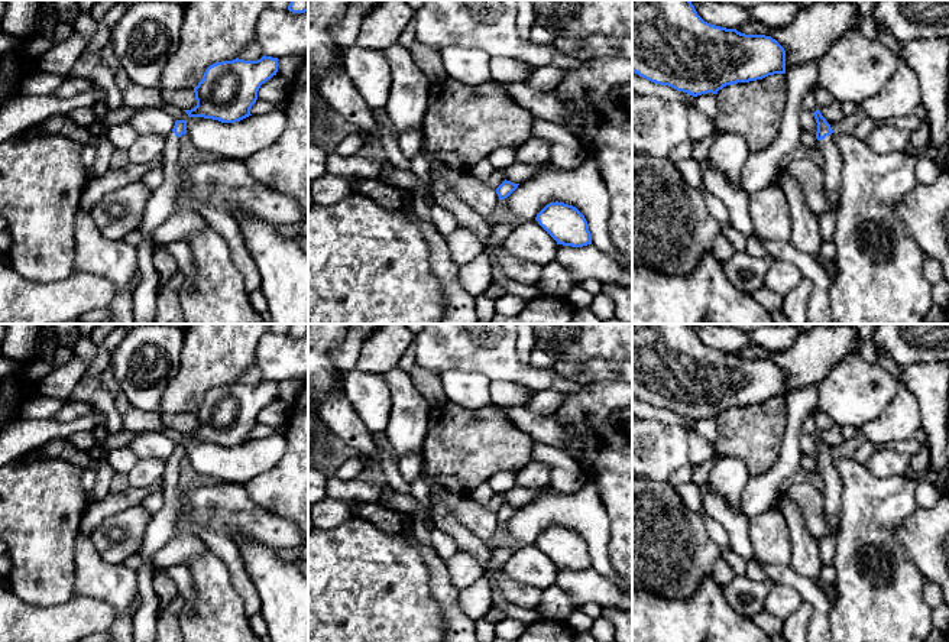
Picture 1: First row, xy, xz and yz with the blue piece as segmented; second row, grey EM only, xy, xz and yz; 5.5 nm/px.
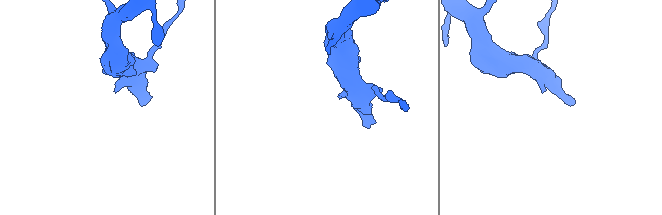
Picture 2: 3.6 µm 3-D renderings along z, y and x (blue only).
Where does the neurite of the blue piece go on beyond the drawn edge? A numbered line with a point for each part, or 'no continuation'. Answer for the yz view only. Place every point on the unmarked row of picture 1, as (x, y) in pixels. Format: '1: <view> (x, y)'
1: yz (832, 483)

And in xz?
no continuation

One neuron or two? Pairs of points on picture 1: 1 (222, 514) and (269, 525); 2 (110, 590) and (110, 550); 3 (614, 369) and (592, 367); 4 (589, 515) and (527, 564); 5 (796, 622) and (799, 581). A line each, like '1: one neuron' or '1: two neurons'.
1: one neuron
2: two neurons
3: one neuron
4: two neurons
5: two neurons

